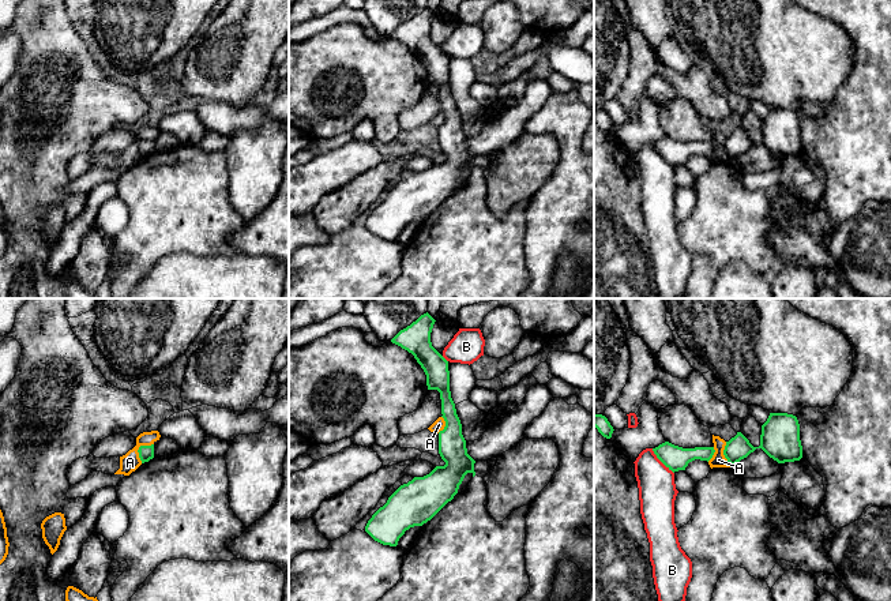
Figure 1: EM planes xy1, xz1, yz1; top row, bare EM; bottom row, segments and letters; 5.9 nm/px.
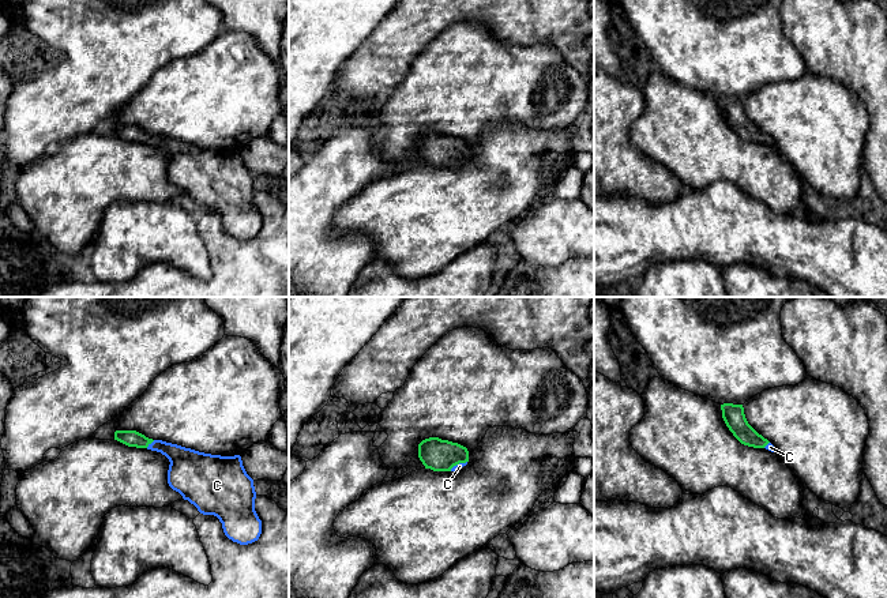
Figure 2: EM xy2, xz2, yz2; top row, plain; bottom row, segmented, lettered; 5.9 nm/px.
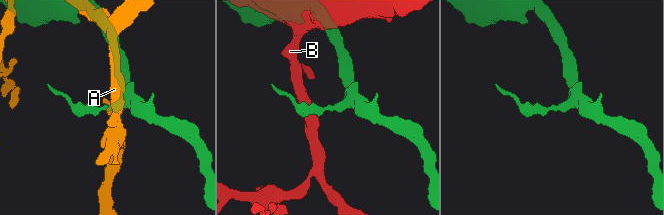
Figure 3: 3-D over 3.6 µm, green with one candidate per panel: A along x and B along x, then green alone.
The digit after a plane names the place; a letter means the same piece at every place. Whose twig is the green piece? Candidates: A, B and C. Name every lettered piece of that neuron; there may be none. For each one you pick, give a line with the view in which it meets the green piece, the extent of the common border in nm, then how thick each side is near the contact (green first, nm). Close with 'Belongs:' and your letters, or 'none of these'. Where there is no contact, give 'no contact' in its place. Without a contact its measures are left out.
C: xy2 | 70 nm | 100/190 nm
Belongs: C

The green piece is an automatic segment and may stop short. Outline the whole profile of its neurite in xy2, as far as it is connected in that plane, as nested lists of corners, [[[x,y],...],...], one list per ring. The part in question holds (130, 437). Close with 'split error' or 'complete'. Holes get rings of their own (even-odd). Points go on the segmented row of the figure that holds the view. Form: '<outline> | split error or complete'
[[[116,430],[114,440],[128,447],[147,448],[165,455],[170,462],[168,470],[169,486],[178,492],[184,500],[193,504],[200,514],[217,516],[229,539],[240,545],[248,545],[259,539],[262,520],[255,511],[253,479],[247,474],[240,455],[204,454],[162,440],[149,439],[136,430]]] | split error

